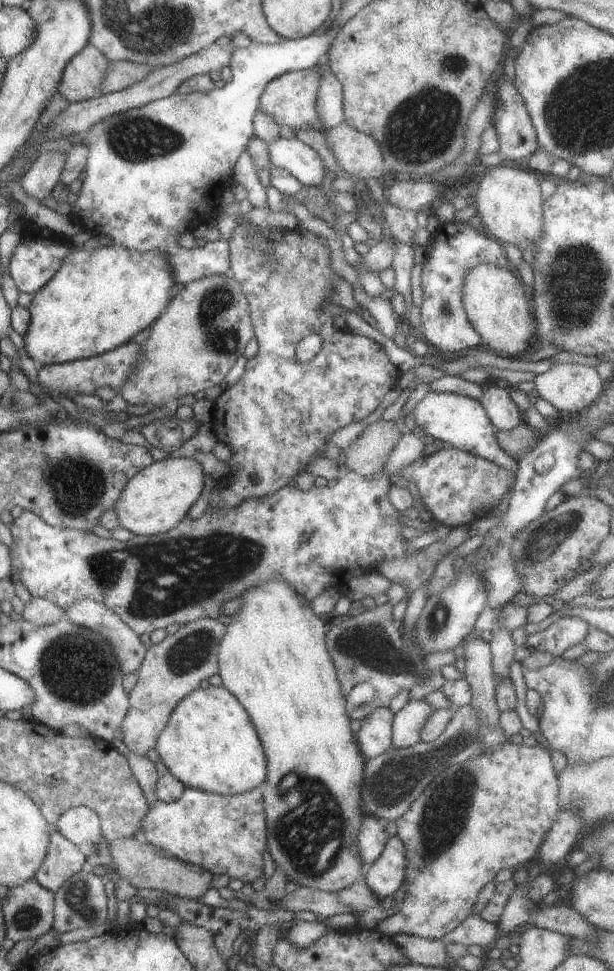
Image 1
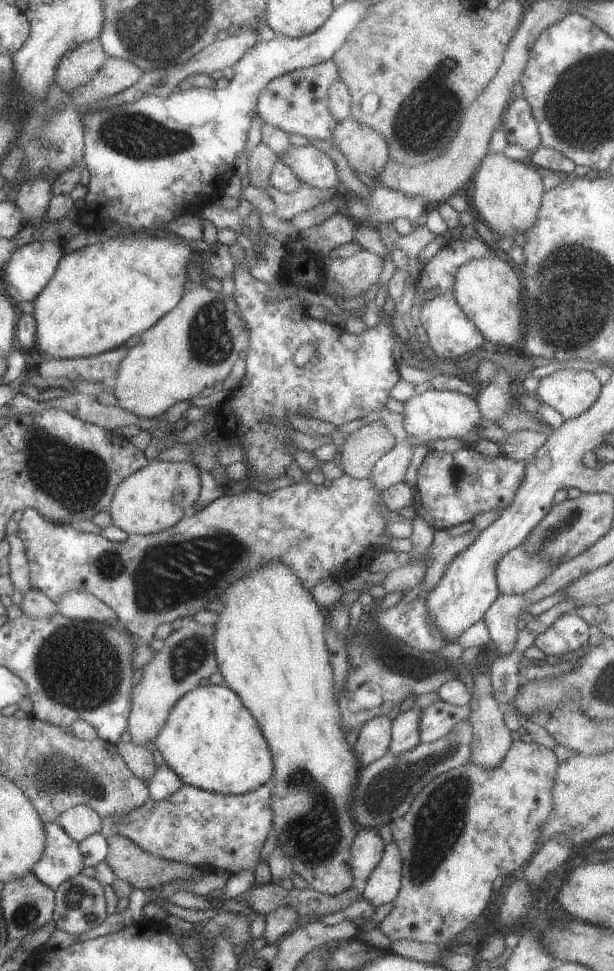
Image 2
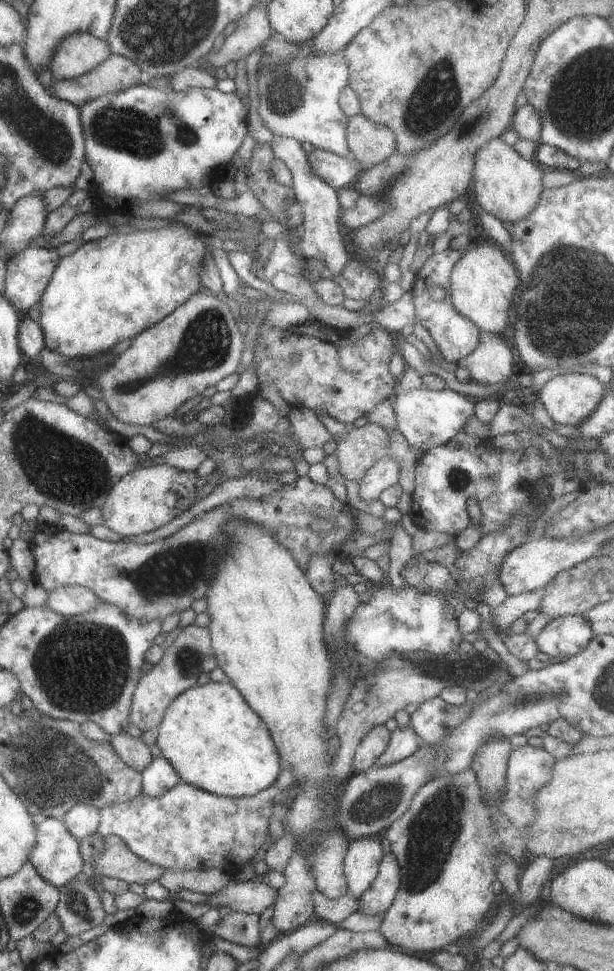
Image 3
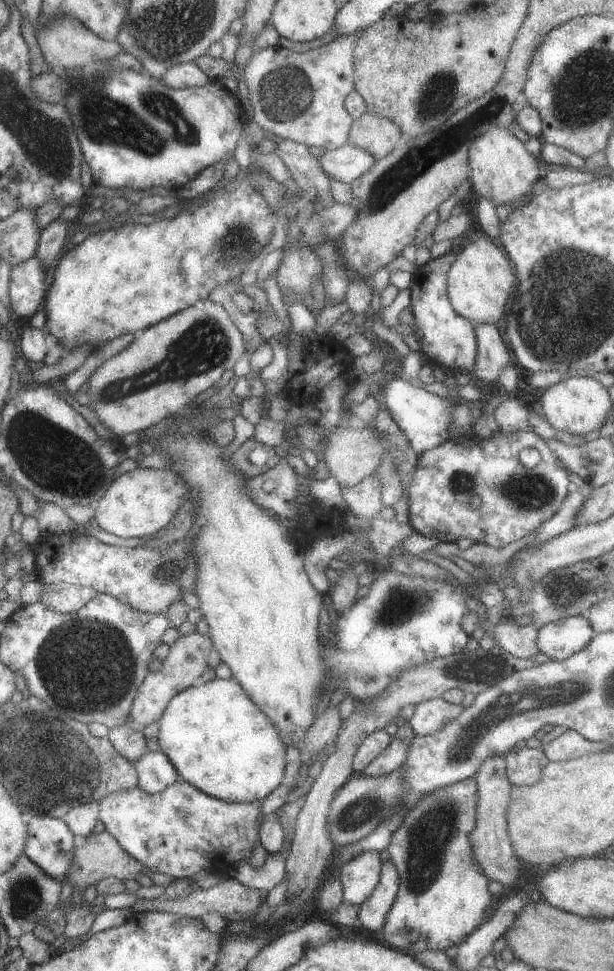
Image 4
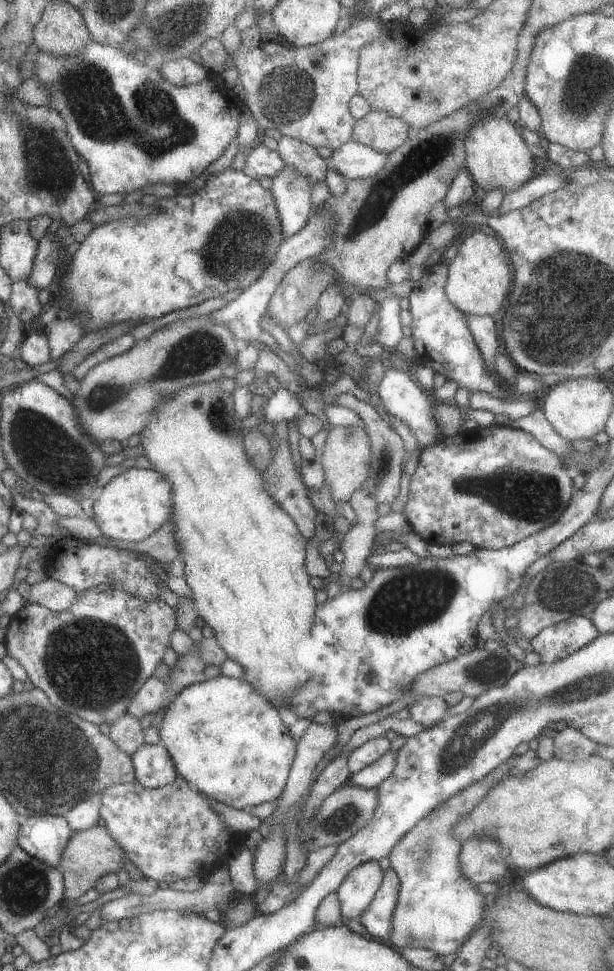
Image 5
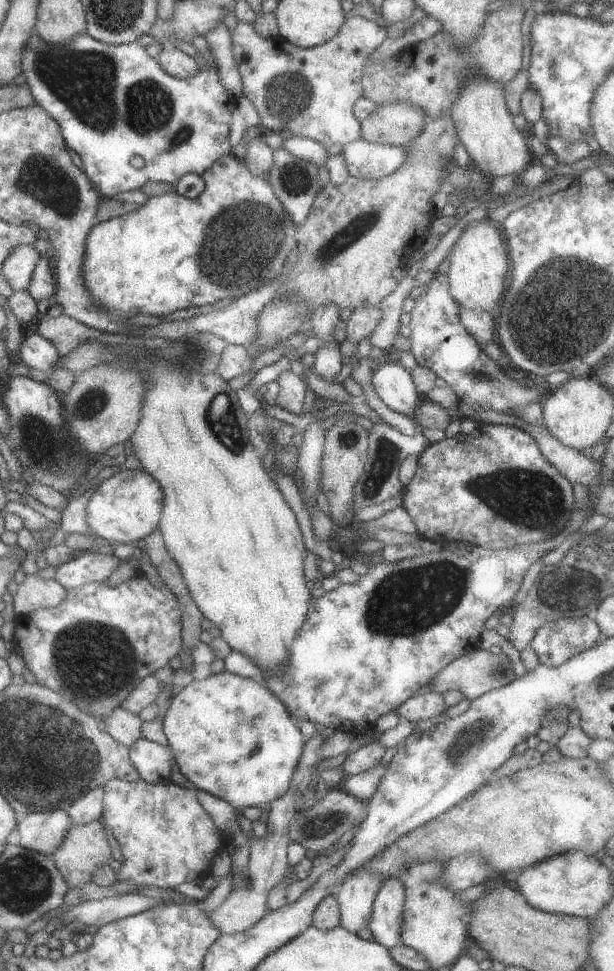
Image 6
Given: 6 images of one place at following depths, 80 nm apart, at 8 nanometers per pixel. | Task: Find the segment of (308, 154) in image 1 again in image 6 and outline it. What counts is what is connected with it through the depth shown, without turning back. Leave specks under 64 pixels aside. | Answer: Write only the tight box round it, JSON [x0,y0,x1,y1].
[339,138,407,180]

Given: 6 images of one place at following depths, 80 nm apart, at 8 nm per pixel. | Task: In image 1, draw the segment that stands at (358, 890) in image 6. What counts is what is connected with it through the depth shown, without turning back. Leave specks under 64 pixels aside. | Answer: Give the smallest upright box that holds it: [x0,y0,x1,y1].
[355,815,388,874]

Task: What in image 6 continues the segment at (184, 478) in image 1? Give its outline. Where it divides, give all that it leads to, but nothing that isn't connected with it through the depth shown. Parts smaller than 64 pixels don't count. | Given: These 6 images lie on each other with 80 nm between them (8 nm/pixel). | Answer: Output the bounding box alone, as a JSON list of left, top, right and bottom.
[85,468,163,544]

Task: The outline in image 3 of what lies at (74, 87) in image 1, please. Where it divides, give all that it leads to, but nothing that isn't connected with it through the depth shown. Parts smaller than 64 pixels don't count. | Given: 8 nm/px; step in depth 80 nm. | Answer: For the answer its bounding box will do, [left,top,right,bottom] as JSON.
[47,33,110,79]

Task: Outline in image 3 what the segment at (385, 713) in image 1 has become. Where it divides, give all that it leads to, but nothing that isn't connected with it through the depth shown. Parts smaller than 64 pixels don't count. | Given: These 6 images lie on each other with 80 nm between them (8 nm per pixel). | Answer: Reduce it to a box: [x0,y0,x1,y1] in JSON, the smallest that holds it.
[350,724,390,773]

